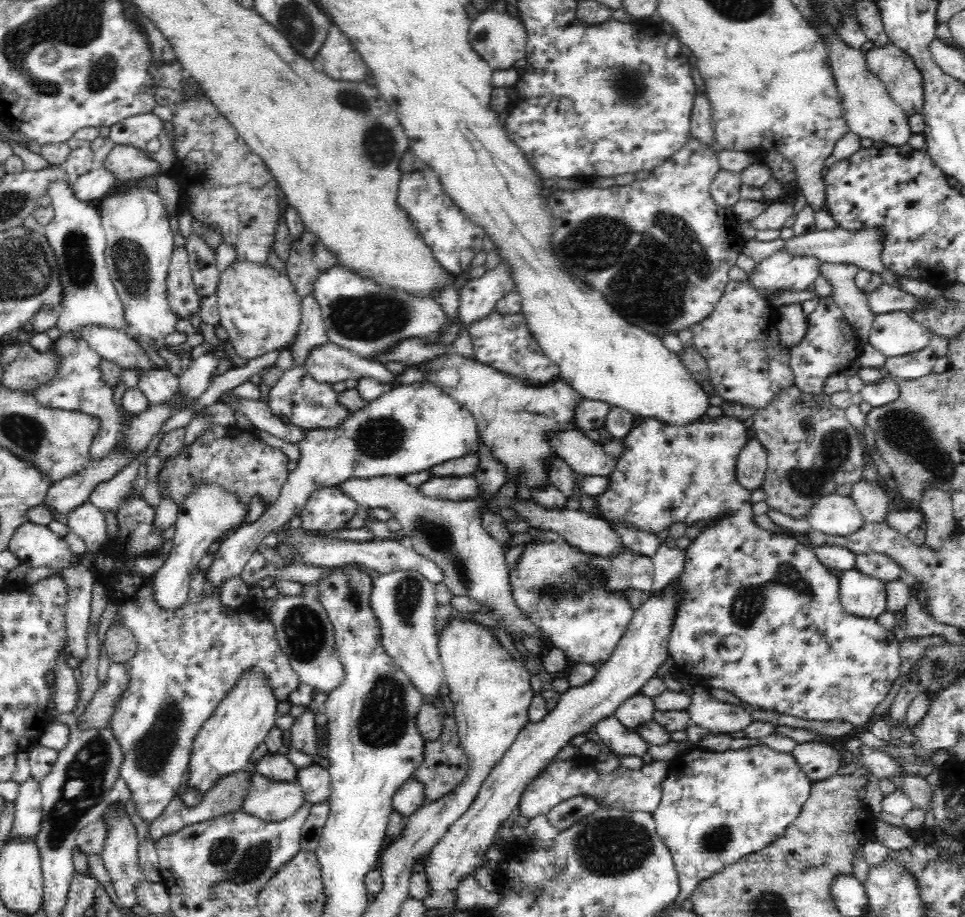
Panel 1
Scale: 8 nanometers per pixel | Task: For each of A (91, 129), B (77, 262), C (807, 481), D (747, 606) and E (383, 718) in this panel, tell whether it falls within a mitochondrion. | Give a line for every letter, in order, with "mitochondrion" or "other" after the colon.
A: other
B: mitochondrion
C: mitochondrion
D: mitochondrion
E: mitochondrion

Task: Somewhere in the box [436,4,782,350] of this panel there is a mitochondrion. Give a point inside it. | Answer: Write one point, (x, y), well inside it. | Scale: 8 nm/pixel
(652, 270)

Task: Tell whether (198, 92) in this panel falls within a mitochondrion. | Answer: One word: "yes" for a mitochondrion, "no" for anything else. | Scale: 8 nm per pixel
no

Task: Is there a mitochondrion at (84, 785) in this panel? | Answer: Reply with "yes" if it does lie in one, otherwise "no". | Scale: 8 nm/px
yes

